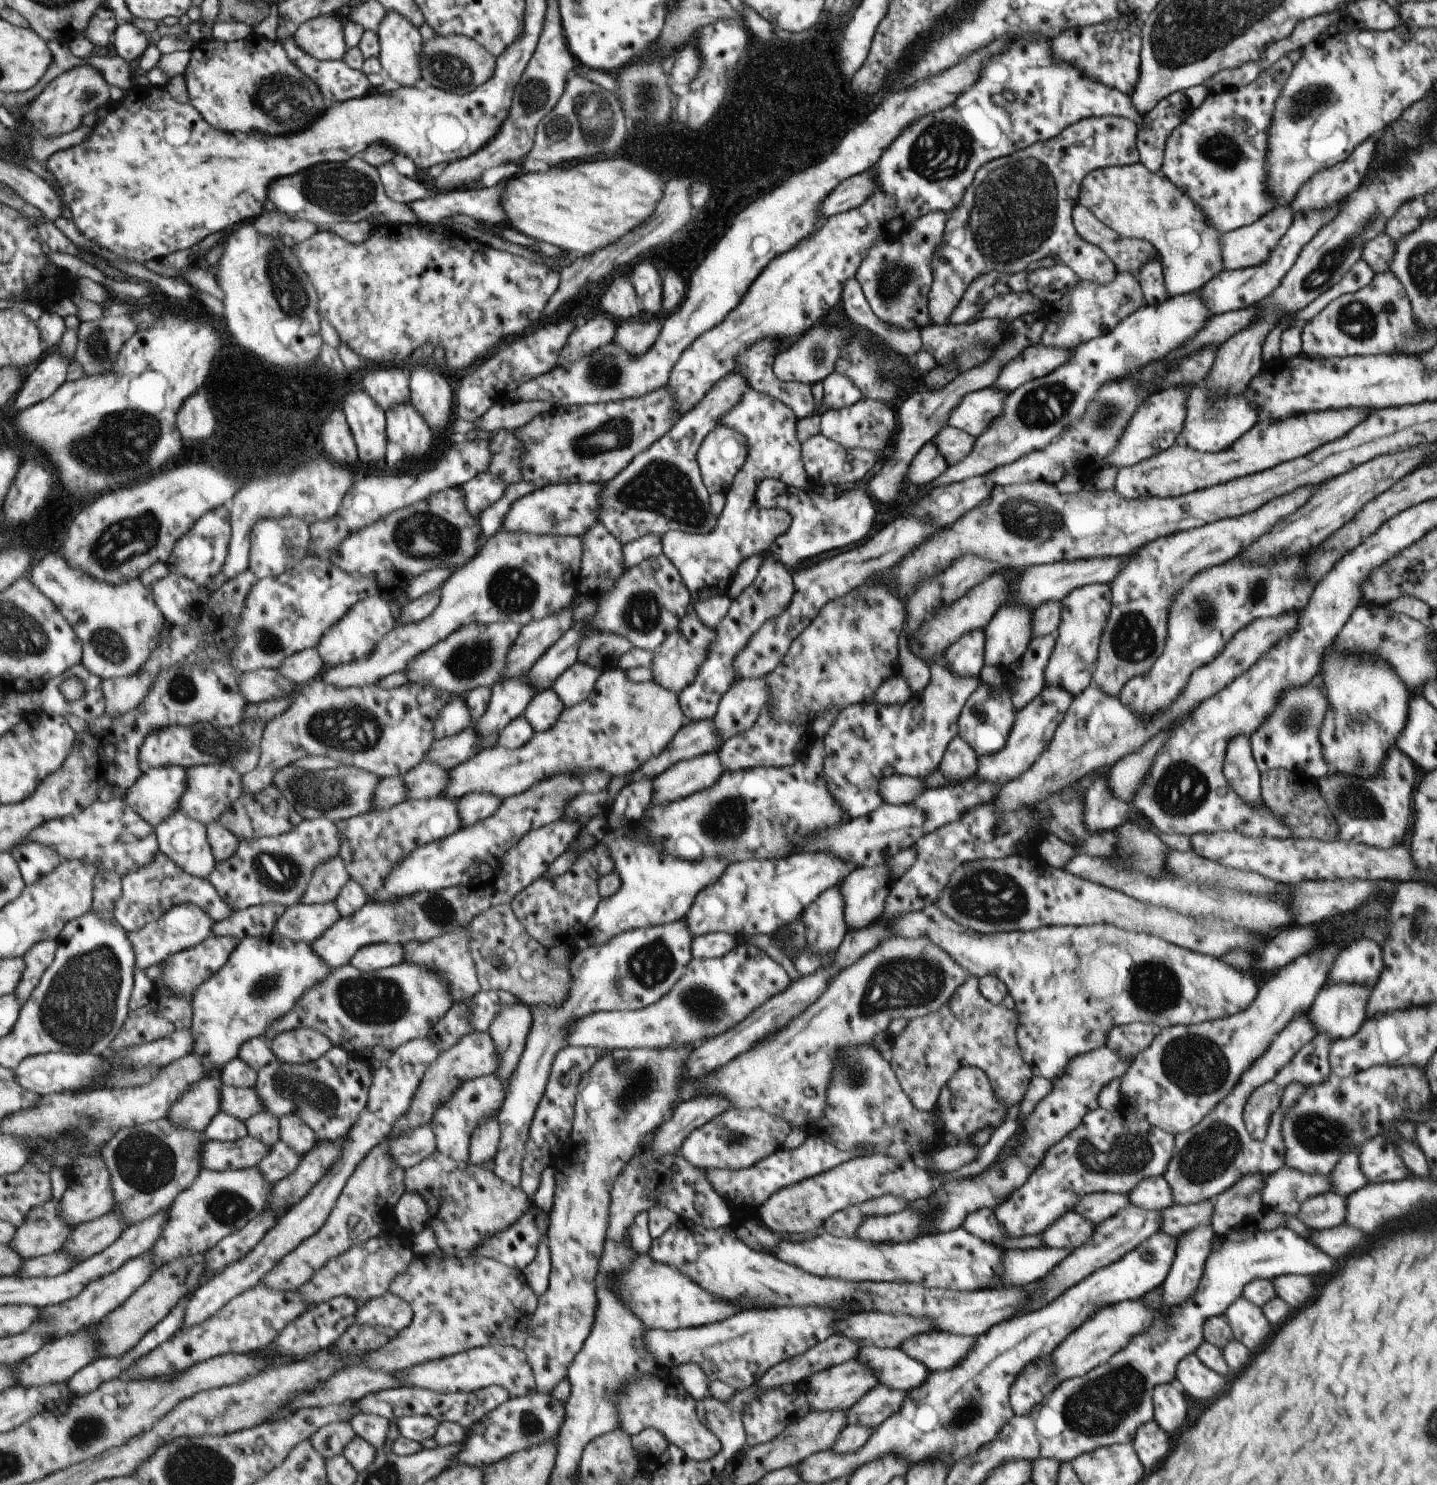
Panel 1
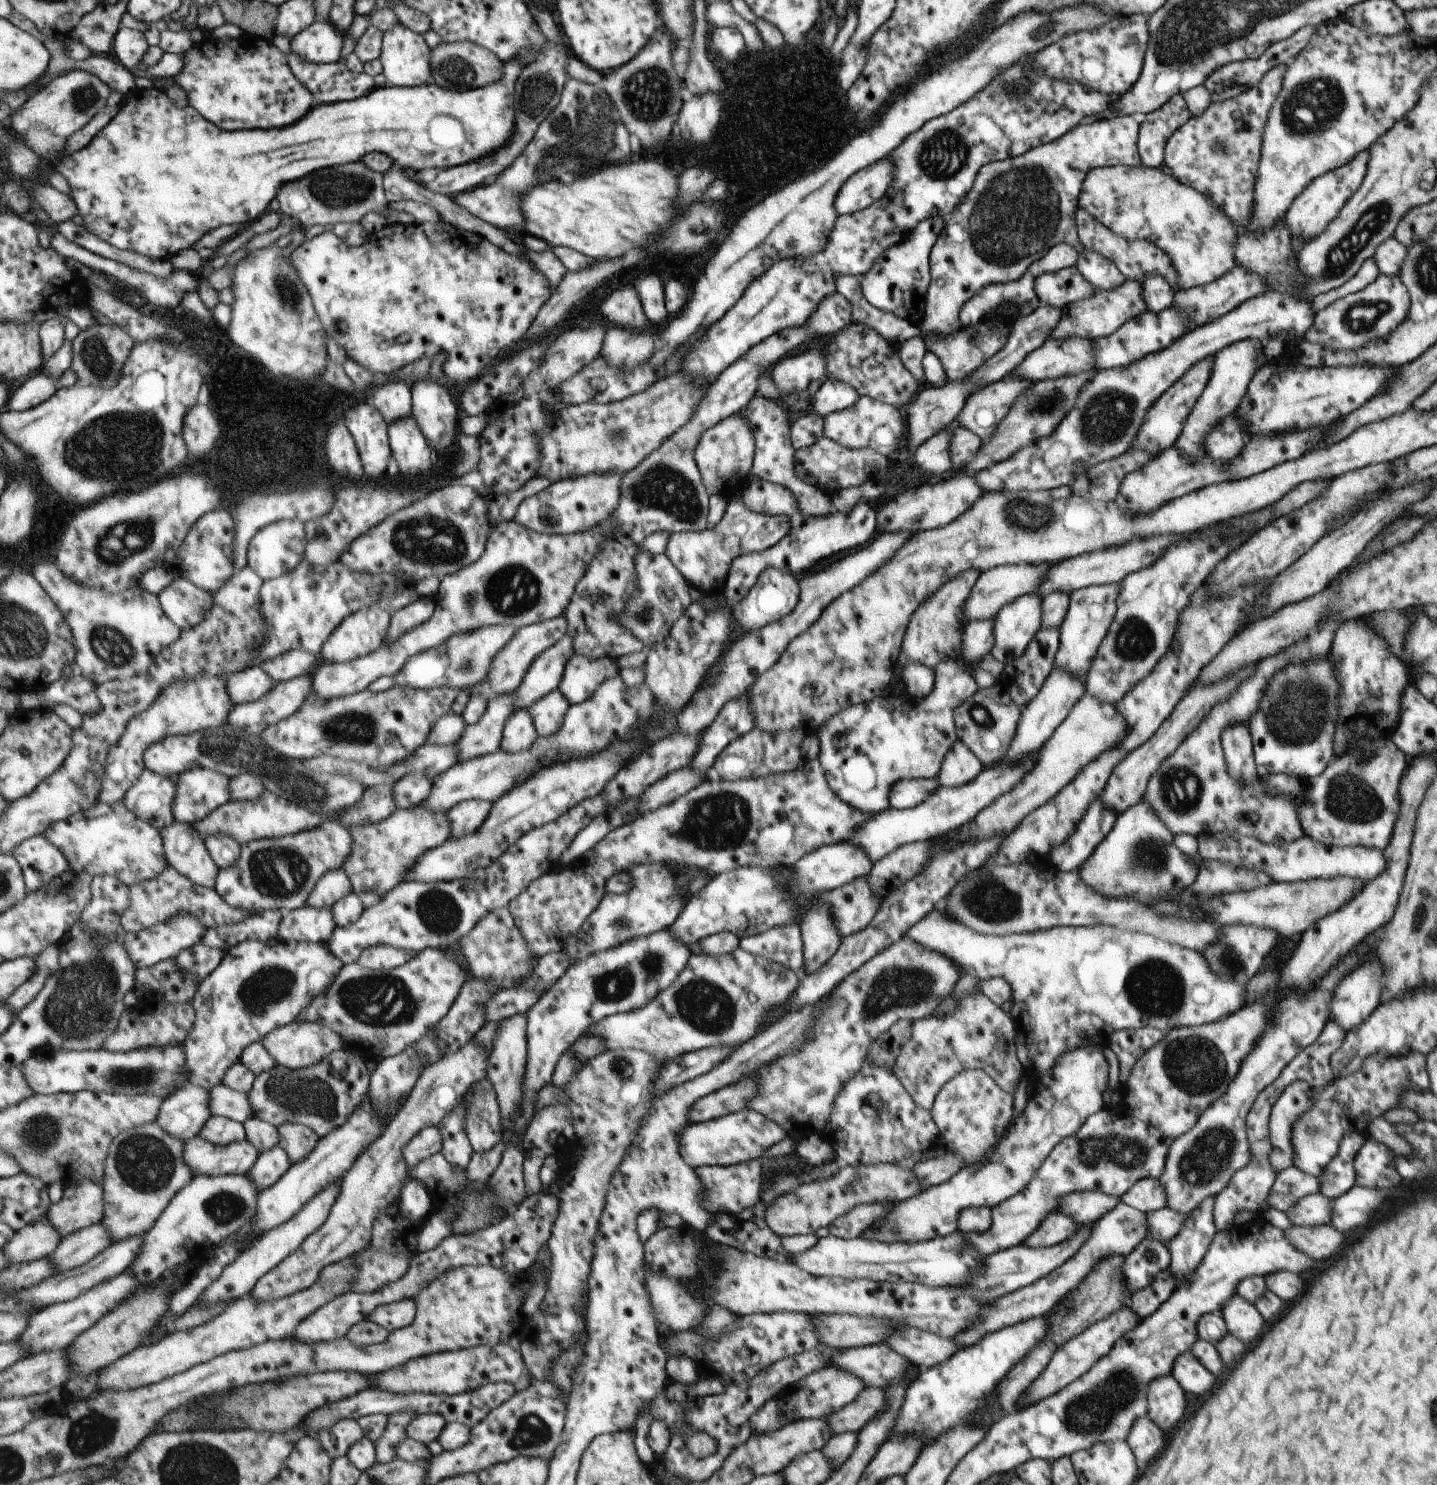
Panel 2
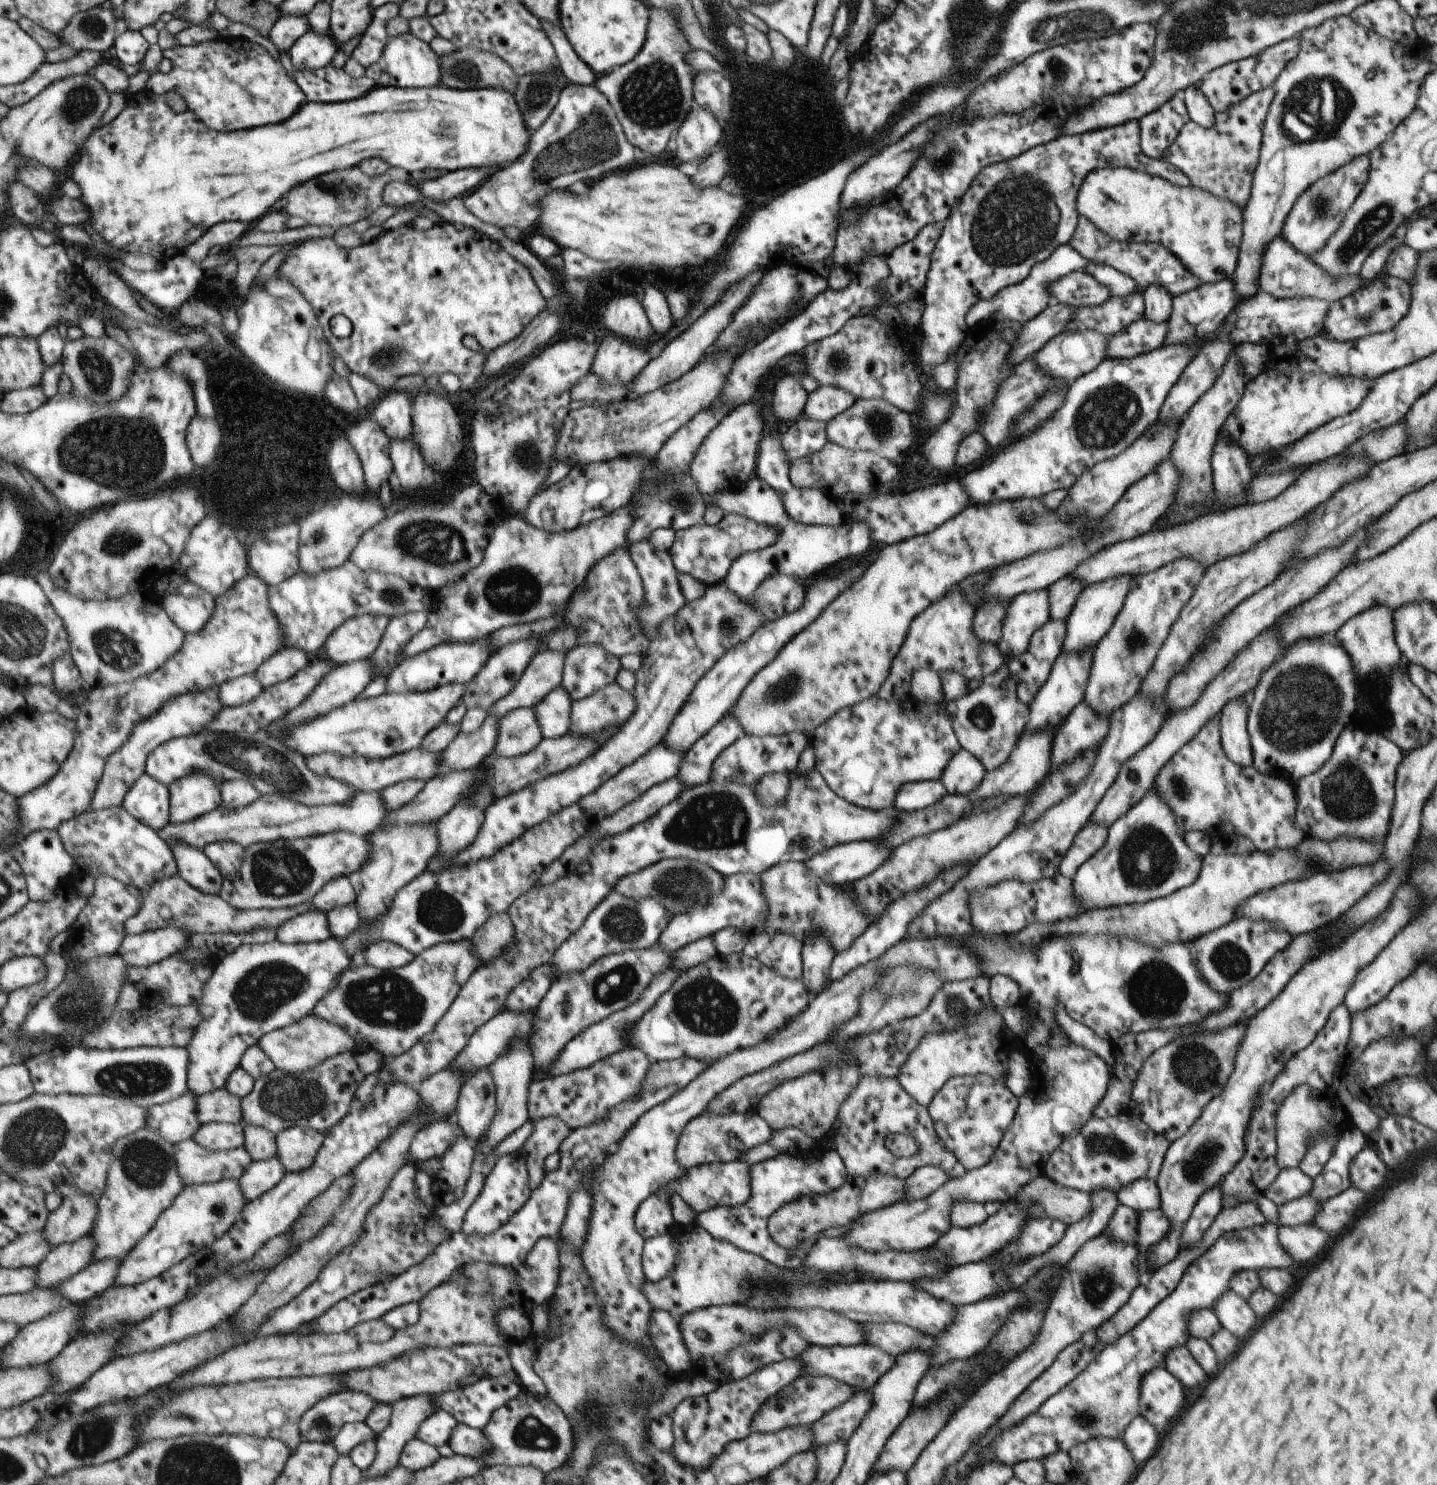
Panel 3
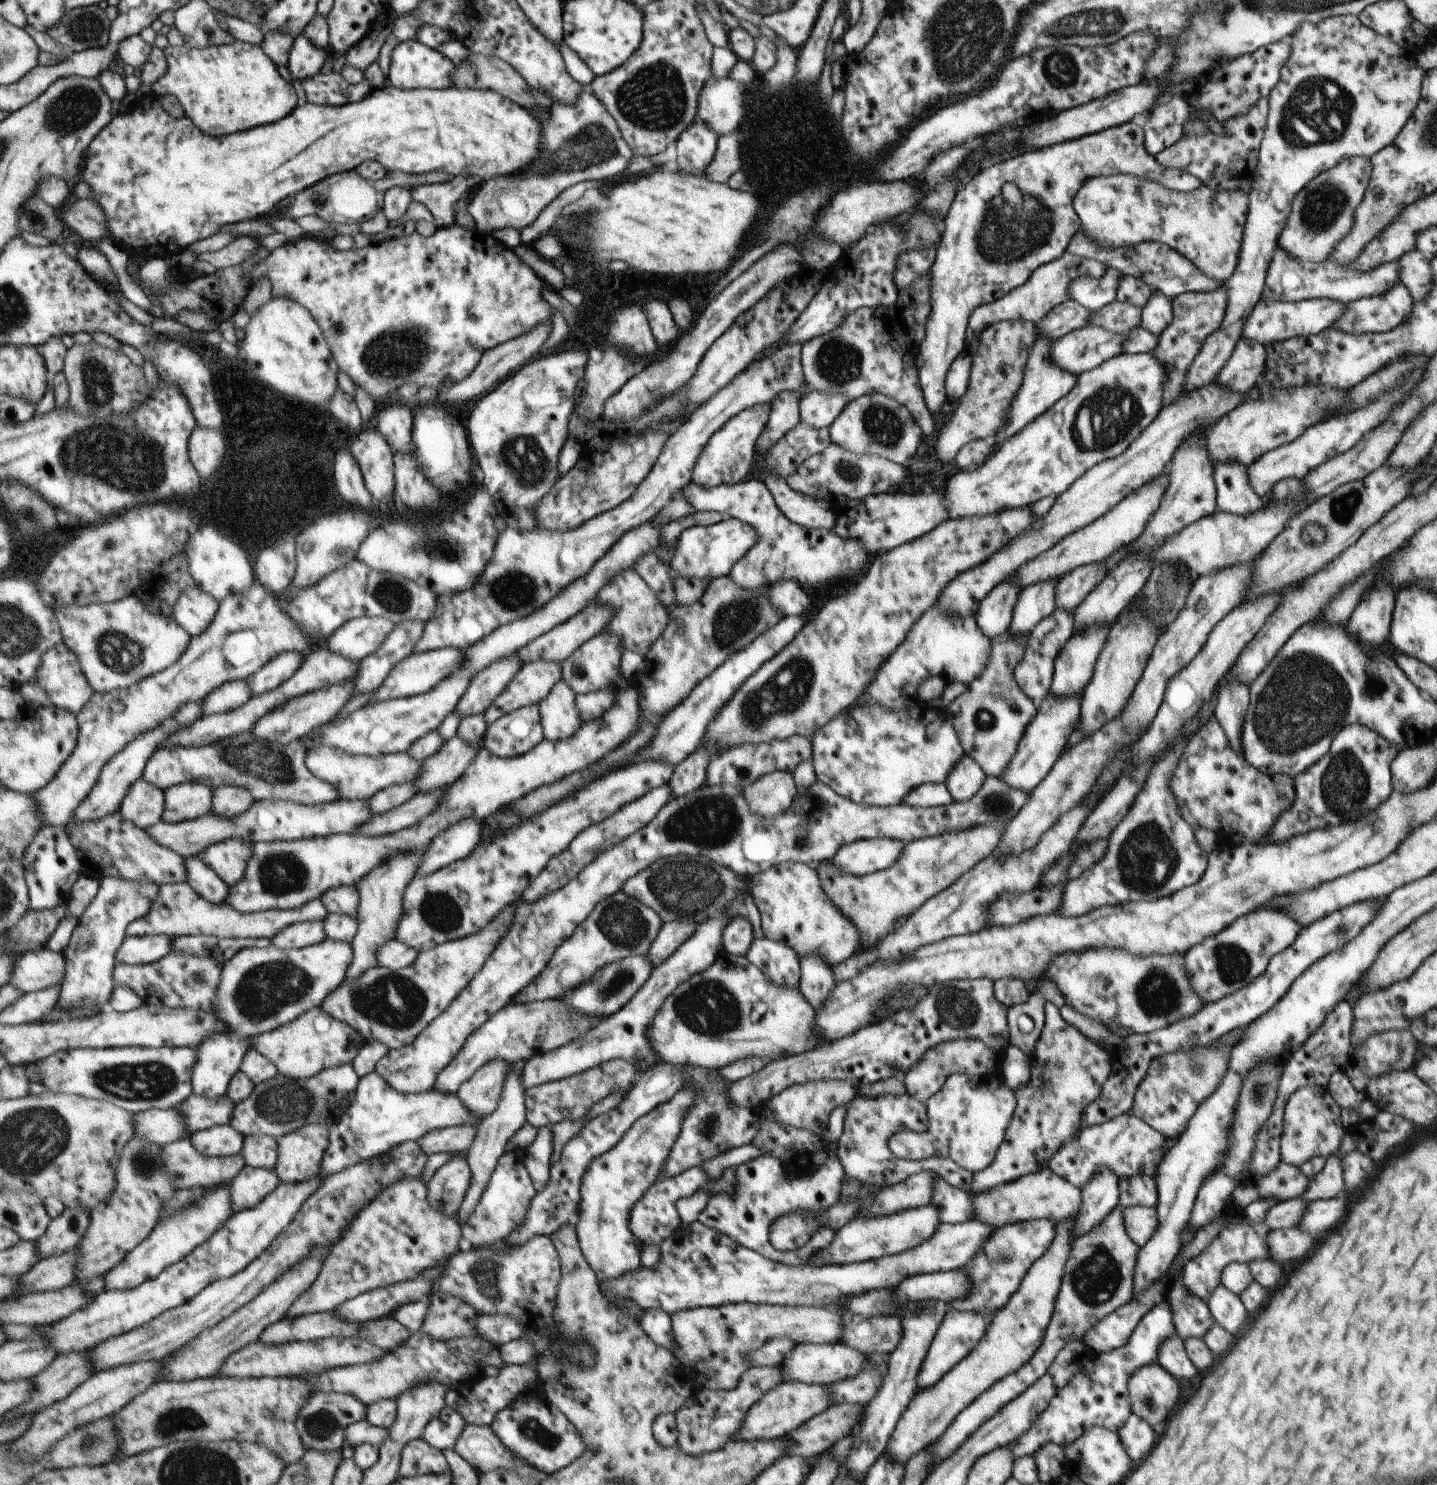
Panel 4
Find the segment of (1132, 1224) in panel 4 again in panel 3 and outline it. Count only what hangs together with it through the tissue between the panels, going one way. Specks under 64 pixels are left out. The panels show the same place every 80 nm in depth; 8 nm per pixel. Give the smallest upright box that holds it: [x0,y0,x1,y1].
[1134,1209,1169,1249]

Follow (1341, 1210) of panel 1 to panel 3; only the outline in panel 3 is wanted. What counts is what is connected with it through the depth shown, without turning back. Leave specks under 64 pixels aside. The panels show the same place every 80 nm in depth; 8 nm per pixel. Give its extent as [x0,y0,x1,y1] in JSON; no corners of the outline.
[1276,1194,1319,1227]

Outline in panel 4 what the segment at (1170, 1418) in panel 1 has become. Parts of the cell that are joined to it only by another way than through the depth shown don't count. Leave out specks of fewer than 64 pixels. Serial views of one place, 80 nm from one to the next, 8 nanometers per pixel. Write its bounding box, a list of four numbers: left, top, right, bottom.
[1127,1363,1179,1434]

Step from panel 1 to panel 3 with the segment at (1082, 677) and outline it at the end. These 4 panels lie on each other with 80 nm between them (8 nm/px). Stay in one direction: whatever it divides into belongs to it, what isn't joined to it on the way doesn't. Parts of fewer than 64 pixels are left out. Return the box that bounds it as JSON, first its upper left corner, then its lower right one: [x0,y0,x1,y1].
[1061,574,1135,651]

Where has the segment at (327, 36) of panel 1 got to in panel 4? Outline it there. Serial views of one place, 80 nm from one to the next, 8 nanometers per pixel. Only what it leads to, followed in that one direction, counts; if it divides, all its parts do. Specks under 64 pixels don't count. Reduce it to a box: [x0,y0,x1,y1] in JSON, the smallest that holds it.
[288,34,330,82]

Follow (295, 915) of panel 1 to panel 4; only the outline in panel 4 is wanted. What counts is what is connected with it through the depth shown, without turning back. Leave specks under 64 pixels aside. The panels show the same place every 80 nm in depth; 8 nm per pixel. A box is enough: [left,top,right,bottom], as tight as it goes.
[272,921,327,949]

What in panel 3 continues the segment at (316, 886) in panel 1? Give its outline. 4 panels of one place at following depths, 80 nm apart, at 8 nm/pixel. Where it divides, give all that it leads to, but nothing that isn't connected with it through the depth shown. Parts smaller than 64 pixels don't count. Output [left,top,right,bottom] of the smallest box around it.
[312,877,357,913]

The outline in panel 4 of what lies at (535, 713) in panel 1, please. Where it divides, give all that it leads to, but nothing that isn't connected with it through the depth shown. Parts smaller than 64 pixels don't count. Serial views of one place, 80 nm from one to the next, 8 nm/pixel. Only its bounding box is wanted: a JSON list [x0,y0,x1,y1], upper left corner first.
[537,678,583,742]

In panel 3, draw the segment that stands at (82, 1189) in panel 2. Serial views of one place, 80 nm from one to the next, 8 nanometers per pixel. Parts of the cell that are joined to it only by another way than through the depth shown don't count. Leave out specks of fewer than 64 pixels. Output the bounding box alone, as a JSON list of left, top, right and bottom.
[42,1193,99,1247]

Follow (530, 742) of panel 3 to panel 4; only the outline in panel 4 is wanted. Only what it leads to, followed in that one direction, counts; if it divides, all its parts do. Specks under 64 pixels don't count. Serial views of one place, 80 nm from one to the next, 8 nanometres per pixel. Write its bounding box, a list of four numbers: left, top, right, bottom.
[481,704,541,759]

